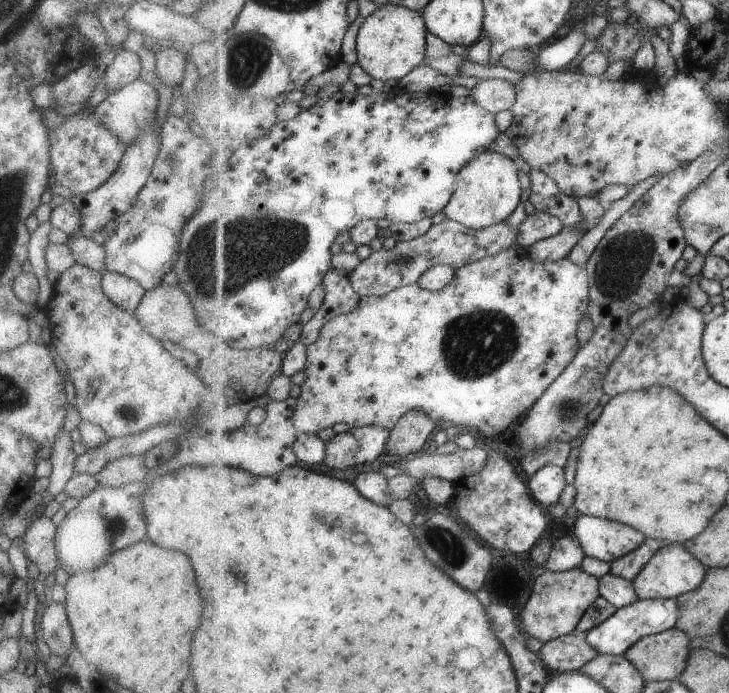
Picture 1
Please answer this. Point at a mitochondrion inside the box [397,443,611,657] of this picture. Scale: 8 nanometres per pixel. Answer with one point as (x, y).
(450, 547)

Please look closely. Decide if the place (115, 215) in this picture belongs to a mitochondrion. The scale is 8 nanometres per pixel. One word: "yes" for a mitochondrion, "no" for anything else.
no

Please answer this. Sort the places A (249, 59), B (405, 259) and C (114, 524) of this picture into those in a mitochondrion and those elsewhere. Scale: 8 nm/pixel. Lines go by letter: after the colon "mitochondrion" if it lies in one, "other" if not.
A: mitochondrion
B: mitochondrion
C: mitochondrion

